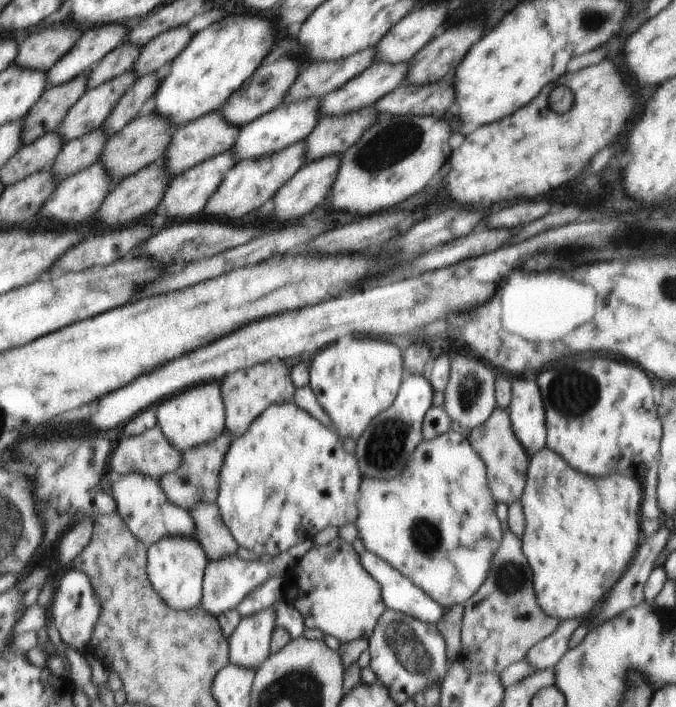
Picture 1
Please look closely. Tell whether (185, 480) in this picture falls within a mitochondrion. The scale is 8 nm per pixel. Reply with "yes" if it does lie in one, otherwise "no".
no

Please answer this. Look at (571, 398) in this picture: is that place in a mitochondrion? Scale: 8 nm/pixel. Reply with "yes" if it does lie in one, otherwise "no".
yes

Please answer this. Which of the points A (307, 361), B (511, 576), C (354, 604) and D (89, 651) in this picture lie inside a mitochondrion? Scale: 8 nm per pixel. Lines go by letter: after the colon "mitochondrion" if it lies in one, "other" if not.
A: other
B: mitochondrion
C: other
D: other

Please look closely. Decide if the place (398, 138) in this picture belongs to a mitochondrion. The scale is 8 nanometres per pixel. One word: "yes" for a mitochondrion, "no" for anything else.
yes

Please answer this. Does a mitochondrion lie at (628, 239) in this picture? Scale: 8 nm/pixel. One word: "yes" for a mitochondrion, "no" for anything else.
yes

